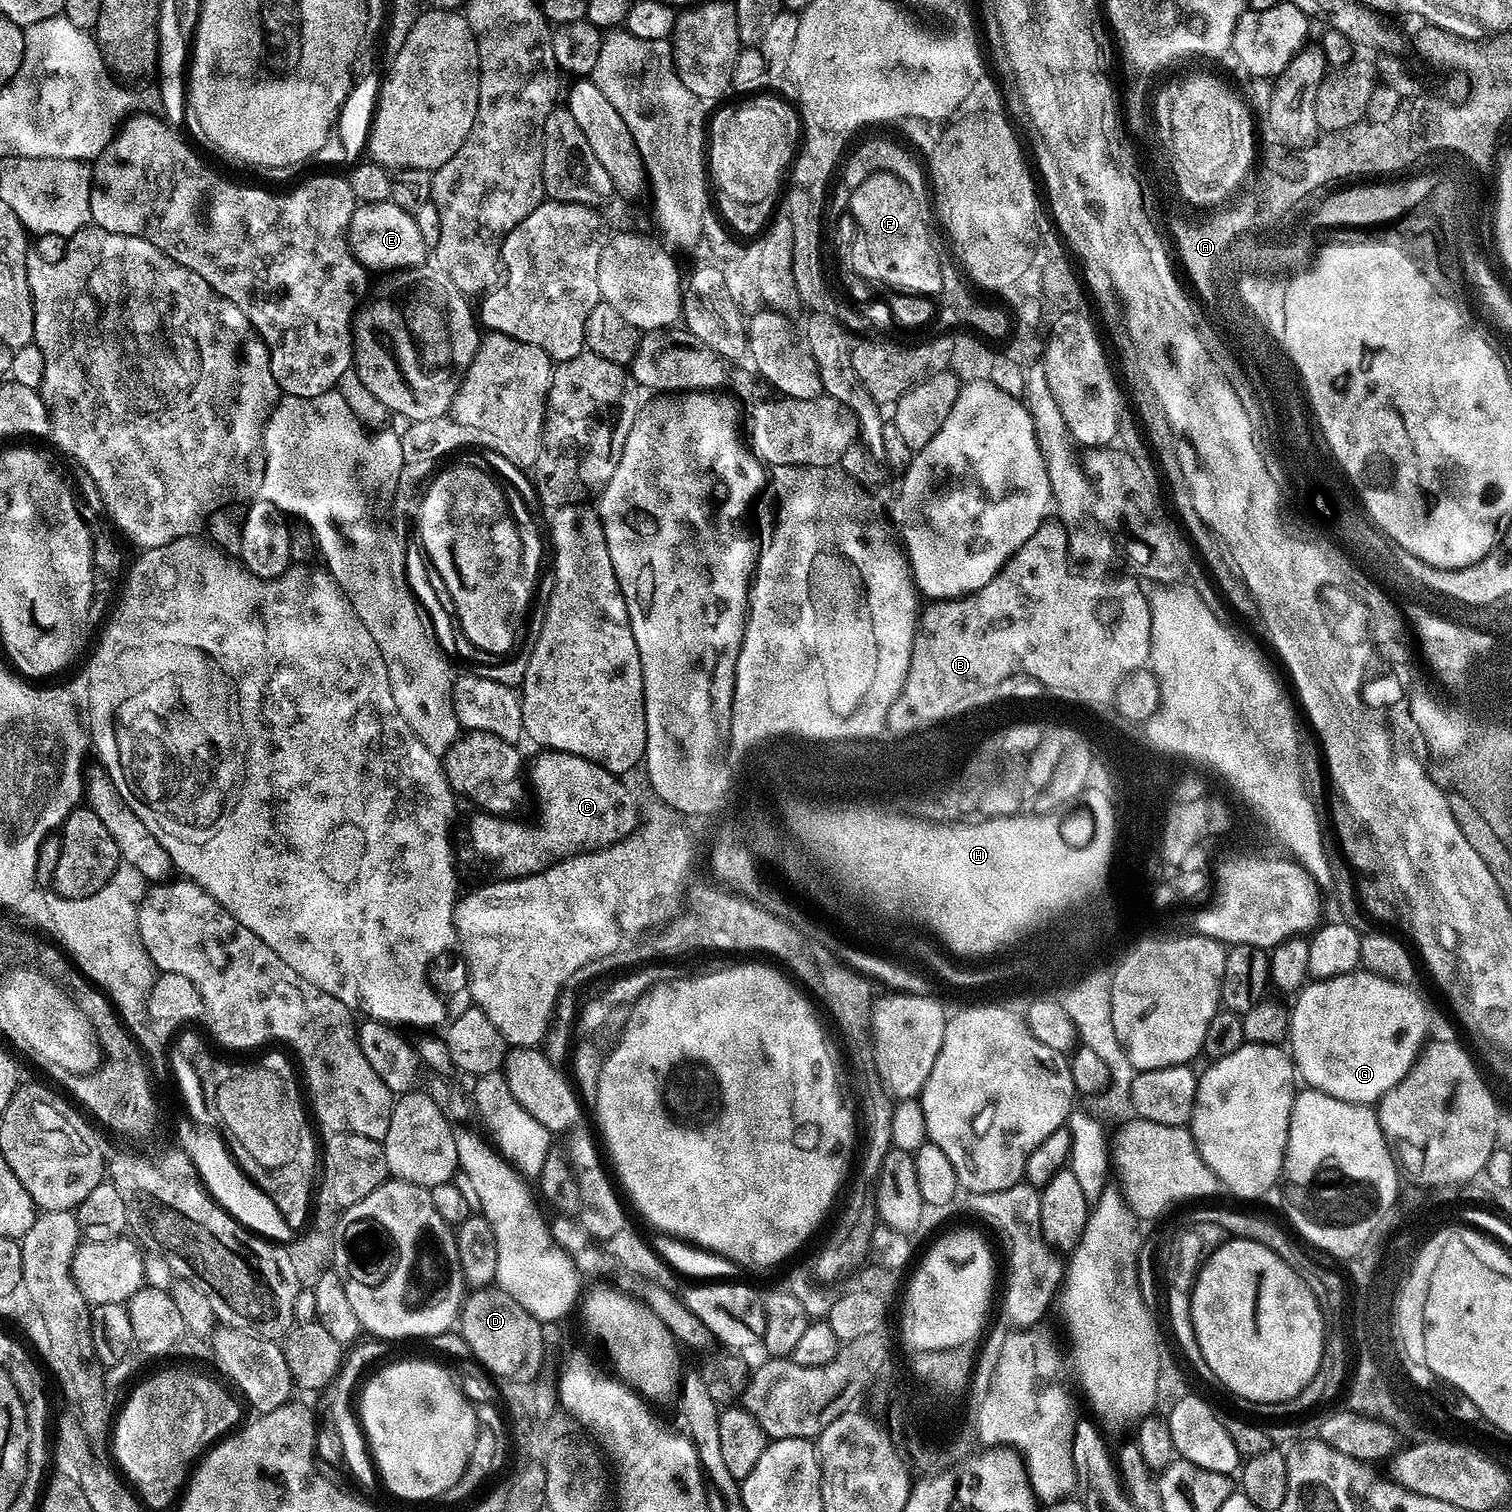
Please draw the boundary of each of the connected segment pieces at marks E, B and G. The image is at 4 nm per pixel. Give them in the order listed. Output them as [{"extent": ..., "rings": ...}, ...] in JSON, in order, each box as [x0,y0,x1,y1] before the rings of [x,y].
[{"extent":[348,202,430,274],"rings":[[[391,202],[360,204],[348,227],[348,245],[364,268],[384,272],[380,274],[421,267],[430,256],[430,246],[422,238],[422,230],[418,230],[415,215]]]},{"extent":[886,518,1152,733],"rings":[[[1049,518],[1022,542],[1022,546],[1013,554],[1008,561],[982,586],[982,590],[971,592],[969,596],[962,596],[955,600],[933,600],[927,606],[928,609],[919,613],[916,621],[916,633],[912,643],[913,659],[912,674],[908,679],[908,692],[896,700],[896,705],[890,706],[890,712],[886,716],[891,720],[892,731],[896,733],[910,732],[911,728],[920,728],[923,724],[932,723],[940,716],[951,716],[952,713],[960,712],[961,709],[968,708],[972,700],[976,700],[976,688],[980,684],[996,684],[1001,676],[1006,676],[1009,672],[1018,670],[1019,672],[1030,672],[1044,680],[1044,683],[1052,684],[1053,687],[1061,688],[1061,696],[1069,696],[1073,699],[1088,701],[1088,703],[1103,703],[1112,696],[1112,688],[1116,687],[1116,681],[1120,680],[1125,672],[1131,668],[1147,665],[1152,655],[1152,606],[1147,595],[1140,593],[1140,588],[1132,580],[1116,580],[1113,584],[1107,584],[1104,580],[1080,580],[1076,572],[1072,572],[1073,565],[1070,563],[1068,554],[1068,535],[1064,525],[1055,518]]]},{"extent":[1286,970,1432,1105],"rings":[[[1367,970],[1305,983],[1295,993],[1296,1005],[1292,1010],[1290,1008],[1286,1037],[1287,1043],[1292,1043],[1290,1055],[1299,1079],[1307,1087],[1330,1094],[1330,1098],[1375,1105],[1391,1088],[1398,1086],[1402,1078],[1408,1076],[1429,1039],[1428,1027],[1432,1024],[1432,1016],[1428,1013],[1427,1002],[1414,989],[1412,984],[1399,984]]]}]

